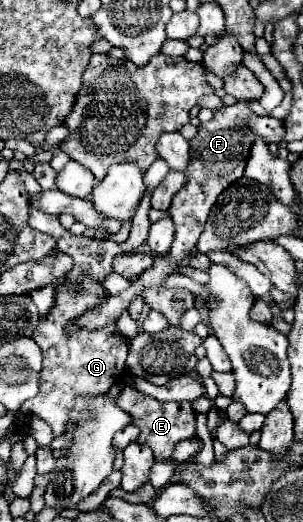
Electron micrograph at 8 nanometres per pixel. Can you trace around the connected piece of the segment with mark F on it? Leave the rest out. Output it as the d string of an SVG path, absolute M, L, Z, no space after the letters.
M237 101L229 107L221 107L215 111L213 119L207 123L201 123L197 129L195 139L189 141L191 145L191 153L195 153L185 169L187 181L181 187L181 191L173 197L173 203L169 207L169 213L173 217L175 223L175 241L173 247L169 251L169 257L157 257L155 265L147 271L141 273L141 279L131 283L129 289L121 291L119 295L107 297L107 303L101 305L99 309L87 311L85 315L81 315L73 325L67 327L67 331L71 331L73 327L79 329L99 329L105 327L109 323L117 323L117 319L121 317L121 313L127 309L129 301L139 297L143 289L147 287L161 287L165 283L165 279L175 271L175 267L181 263L181 259L185 259L189 253L193 253L195 243L199 239L199 235L203 233L207 215L211 211L211 207L215 205L215 199L219 193L223 193L231 183L235 183L235 179L243 177L245 165L247 165L247 155L251 151L251 143L255 143L255 139L263 139L265 143L273 143L273 141L281 141L285 135L285 127L283 121L271 117L271 115L257 115L249 109L251 101Z

